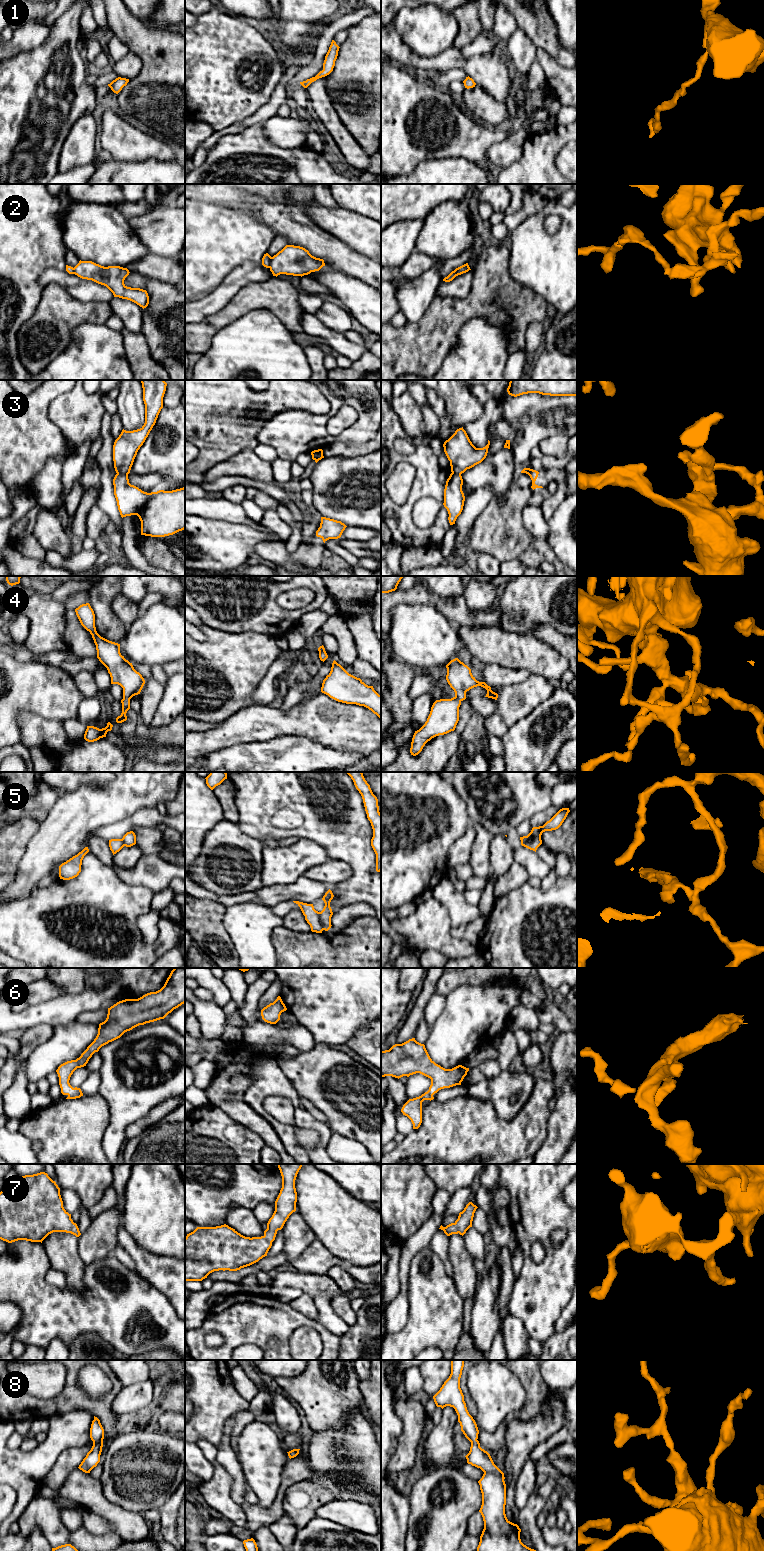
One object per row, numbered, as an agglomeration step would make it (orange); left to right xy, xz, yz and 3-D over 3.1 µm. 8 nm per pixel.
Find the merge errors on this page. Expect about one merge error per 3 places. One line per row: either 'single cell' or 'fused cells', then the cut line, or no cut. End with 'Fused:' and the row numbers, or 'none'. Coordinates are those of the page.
1: single cell | no cut
2: fused cells | xz (272, 257), (269, 267)
3: fused cells | xy (117, 472), (127, 475)
4: single cell | no cut
5: fused cells | yz (540, 837), (534, 837), (521, 843)
6: single cell | no cut
7: single cell | no cut
8: single cell | no cut
Fused: 2, 3, 5

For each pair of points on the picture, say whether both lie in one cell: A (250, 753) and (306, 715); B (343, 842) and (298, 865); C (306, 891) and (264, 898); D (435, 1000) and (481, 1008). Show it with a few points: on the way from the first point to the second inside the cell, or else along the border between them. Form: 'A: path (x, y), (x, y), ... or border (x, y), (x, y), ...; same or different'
A: border (295, 735), (278, 735), (265, 740), (249, 742); different
B: border (305, 838), (317, 842), (330, 858); different
C: path (296, 891), (274, 894); same
D: border (446, 997), (444, 1008), (433, 1023); different

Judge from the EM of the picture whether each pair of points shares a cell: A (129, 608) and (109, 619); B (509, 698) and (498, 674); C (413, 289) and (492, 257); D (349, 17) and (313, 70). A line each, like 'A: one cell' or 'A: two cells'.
A: two cells
B: two cells
C: two cells
D: one cell

